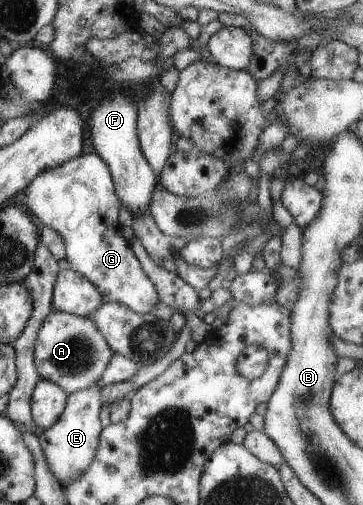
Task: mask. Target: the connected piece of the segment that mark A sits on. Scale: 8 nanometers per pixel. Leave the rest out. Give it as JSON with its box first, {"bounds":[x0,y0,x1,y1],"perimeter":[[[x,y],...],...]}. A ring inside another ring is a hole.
{"bounds":[35,311,114,394],"perimeter":[[[49,311],[40,324],[35,341],[35,366],[41,379],[54,382],[67,394],[95,385],[114,355],[91,316]]]}

